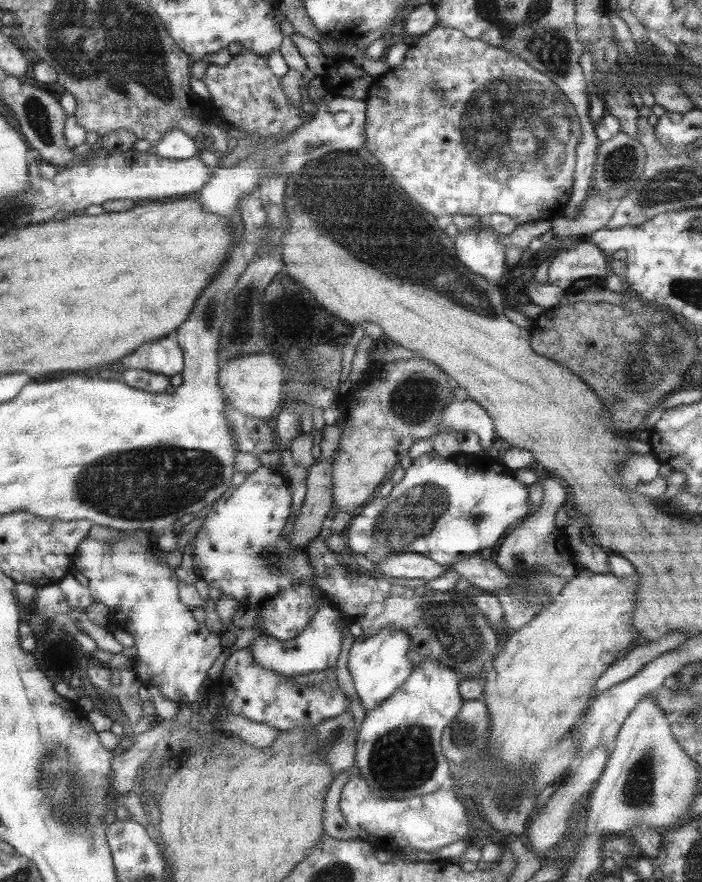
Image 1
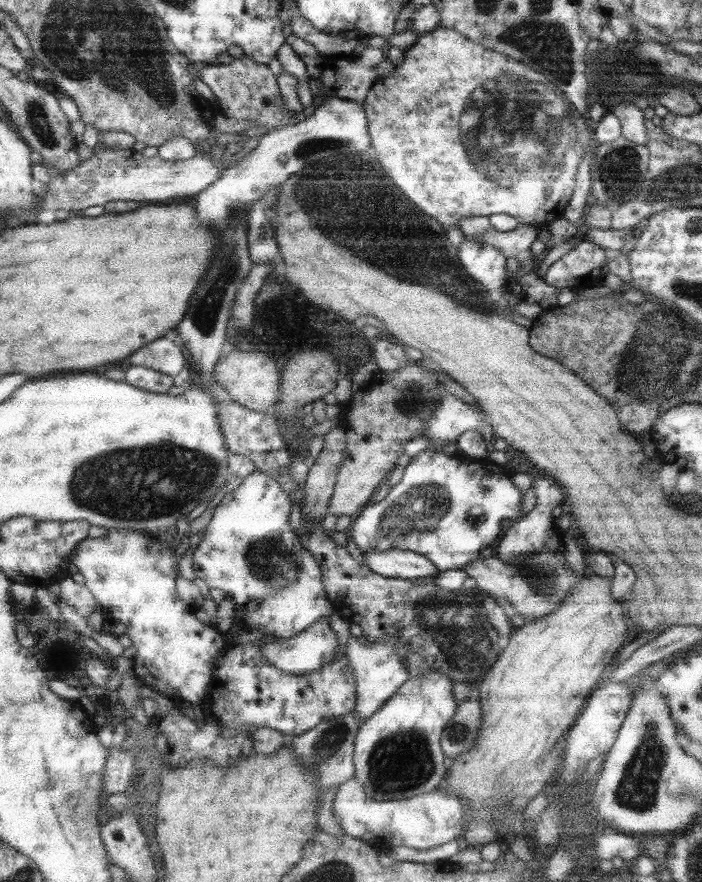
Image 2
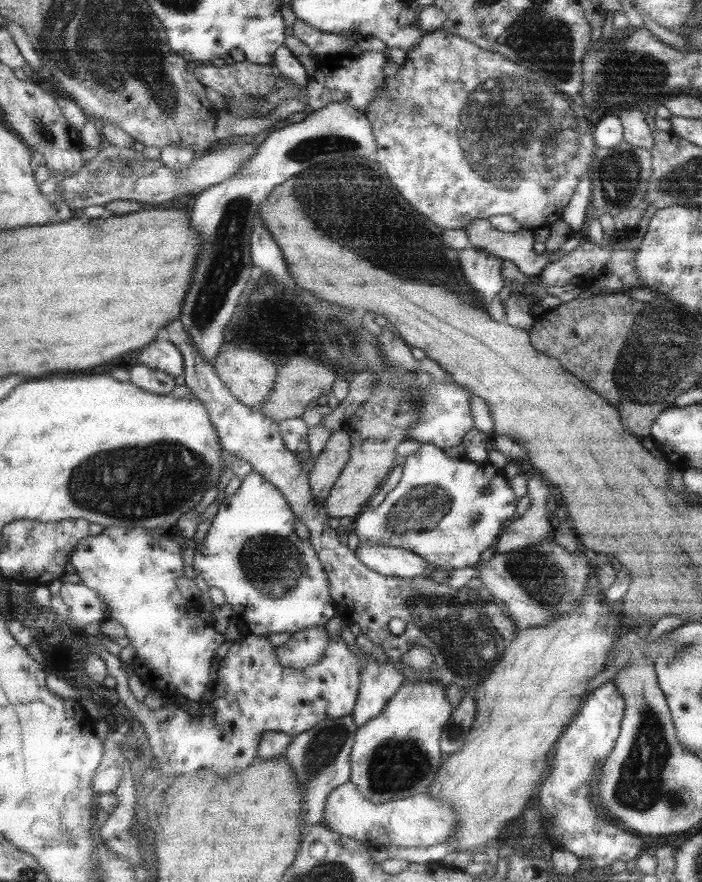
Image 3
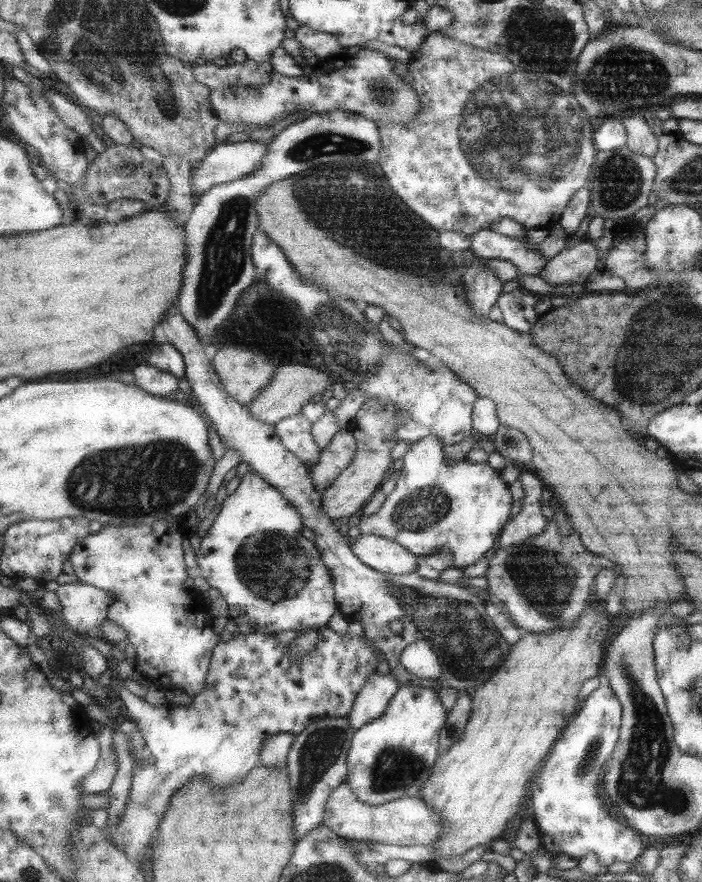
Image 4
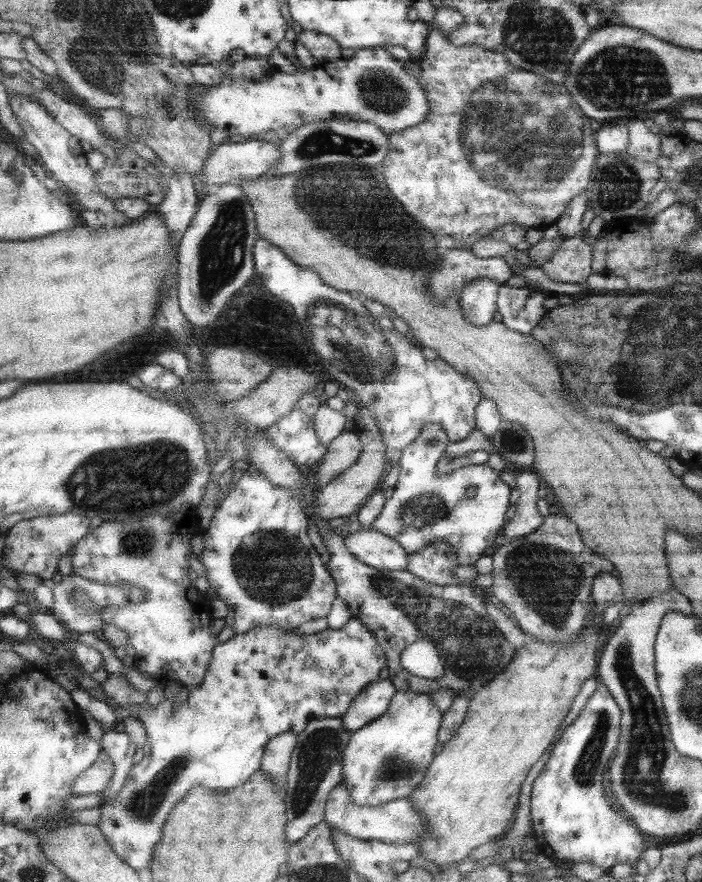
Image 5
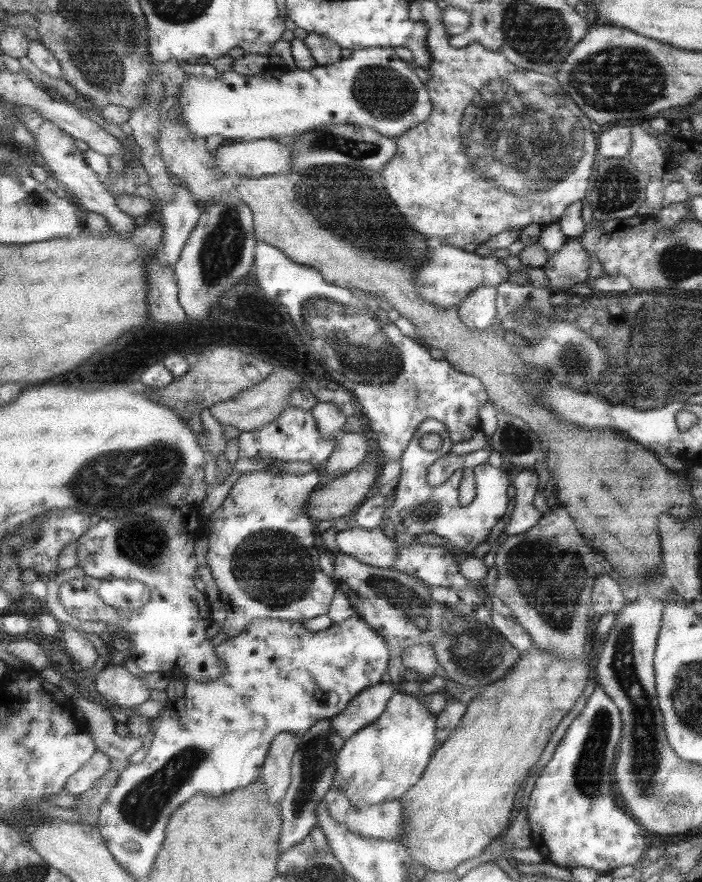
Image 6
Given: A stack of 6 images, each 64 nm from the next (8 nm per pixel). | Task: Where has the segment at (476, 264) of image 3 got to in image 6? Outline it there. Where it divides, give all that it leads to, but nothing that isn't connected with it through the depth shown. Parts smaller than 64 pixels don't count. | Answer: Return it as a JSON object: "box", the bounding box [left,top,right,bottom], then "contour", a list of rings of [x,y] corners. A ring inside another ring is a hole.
{"box":[458,286,496,330],"contour":[[[478,286],[460,302],[458,309],[462,321],[473,330],[485,330],[496,316],[496,288]]]}

